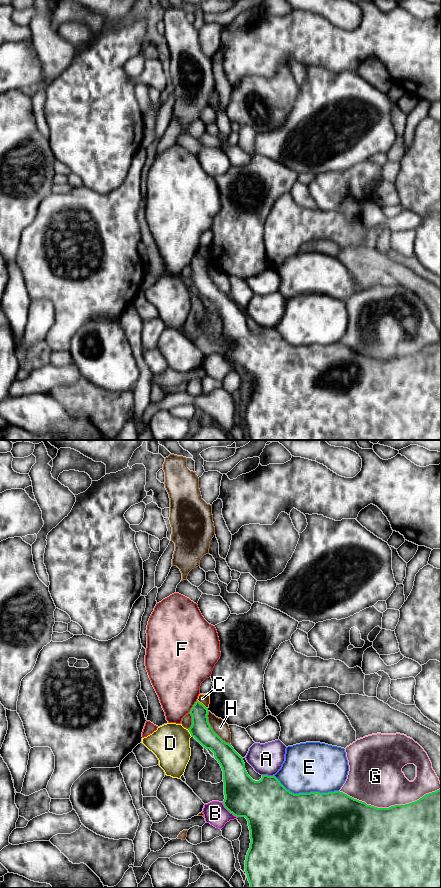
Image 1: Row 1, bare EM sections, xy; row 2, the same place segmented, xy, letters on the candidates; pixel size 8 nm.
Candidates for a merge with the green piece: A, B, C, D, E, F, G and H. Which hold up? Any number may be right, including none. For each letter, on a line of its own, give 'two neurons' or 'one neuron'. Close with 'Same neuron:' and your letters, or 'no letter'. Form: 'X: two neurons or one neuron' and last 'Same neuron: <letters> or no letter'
A: two neurons
B: two neurons
C: two neurons
D: two neurons
E: two neurons
F: two neurons
G: two neurons
H: two neurons
Same neuron: no letter

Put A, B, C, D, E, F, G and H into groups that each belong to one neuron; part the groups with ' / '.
A / B G / C / D / E / F / H

